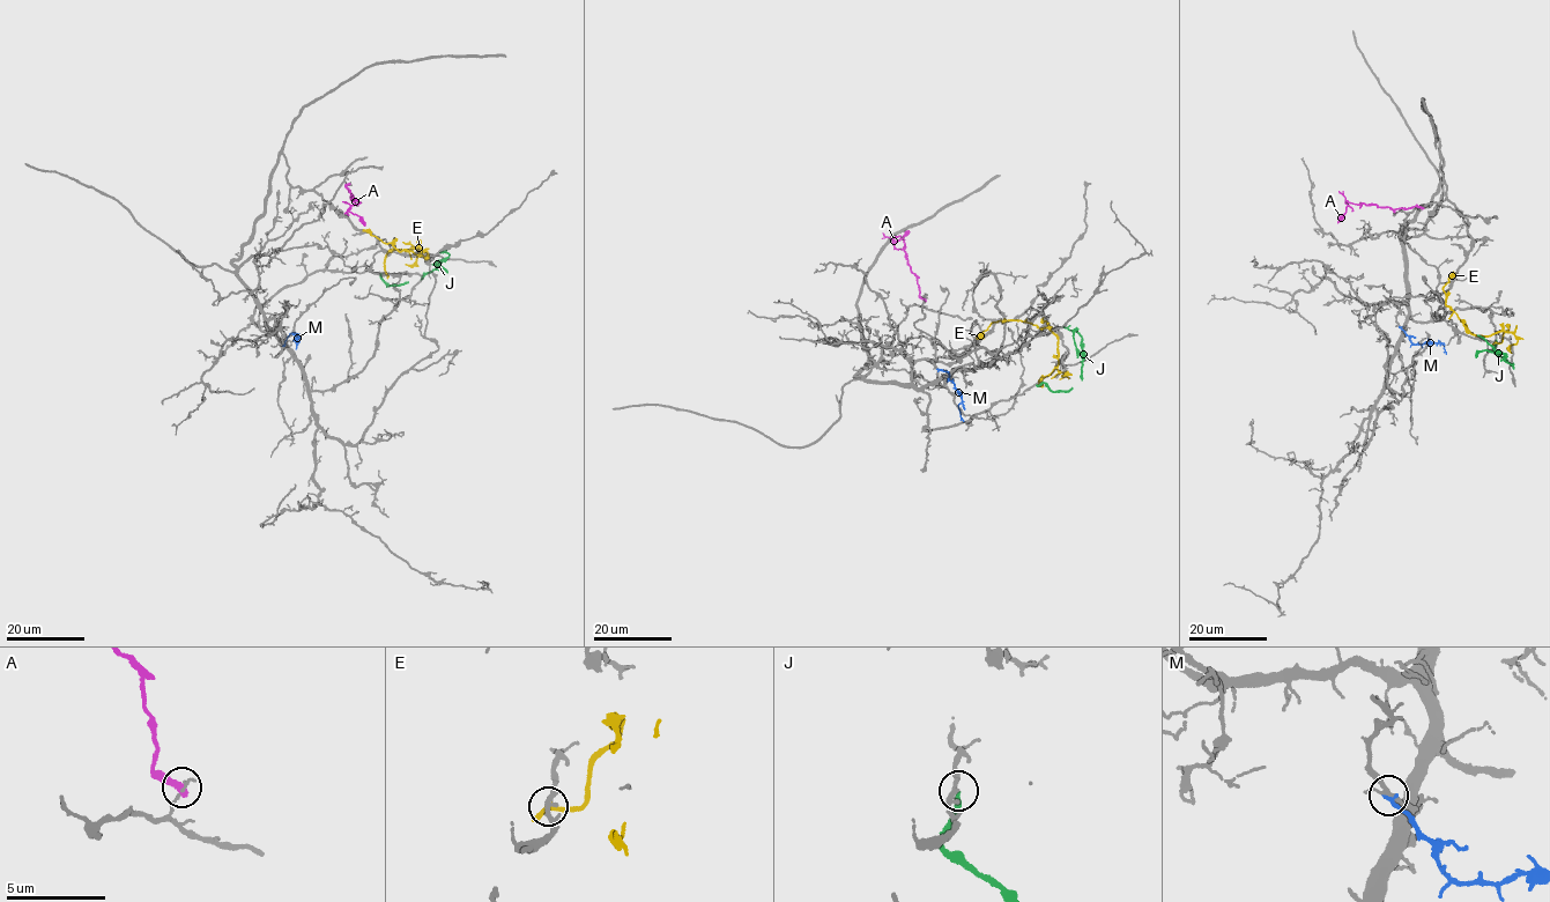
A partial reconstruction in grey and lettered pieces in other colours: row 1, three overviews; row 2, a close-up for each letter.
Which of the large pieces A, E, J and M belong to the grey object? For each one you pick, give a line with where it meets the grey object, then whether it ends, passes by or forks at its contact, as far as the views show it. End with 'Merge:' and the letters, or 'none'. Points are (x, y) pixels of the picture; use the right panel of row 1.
Merge: none

